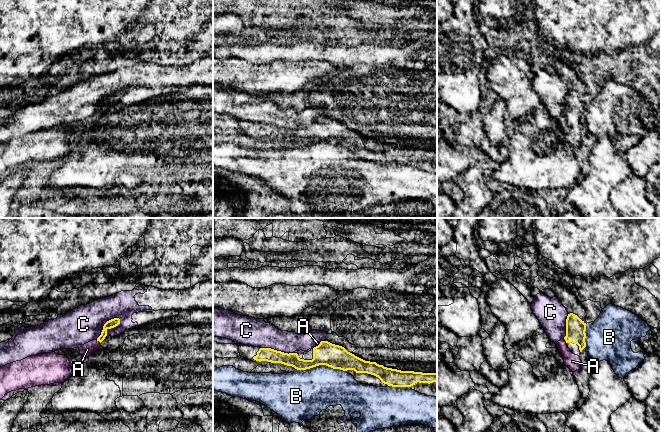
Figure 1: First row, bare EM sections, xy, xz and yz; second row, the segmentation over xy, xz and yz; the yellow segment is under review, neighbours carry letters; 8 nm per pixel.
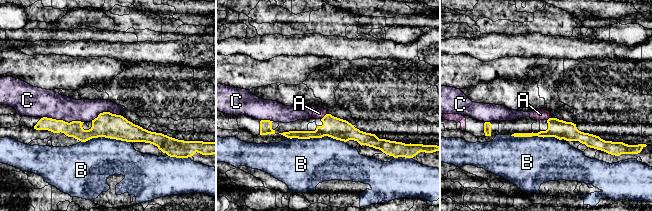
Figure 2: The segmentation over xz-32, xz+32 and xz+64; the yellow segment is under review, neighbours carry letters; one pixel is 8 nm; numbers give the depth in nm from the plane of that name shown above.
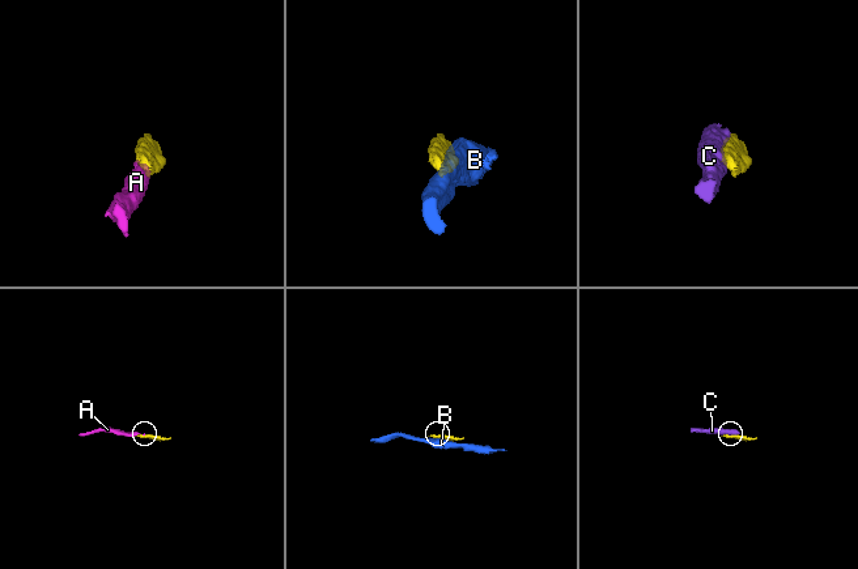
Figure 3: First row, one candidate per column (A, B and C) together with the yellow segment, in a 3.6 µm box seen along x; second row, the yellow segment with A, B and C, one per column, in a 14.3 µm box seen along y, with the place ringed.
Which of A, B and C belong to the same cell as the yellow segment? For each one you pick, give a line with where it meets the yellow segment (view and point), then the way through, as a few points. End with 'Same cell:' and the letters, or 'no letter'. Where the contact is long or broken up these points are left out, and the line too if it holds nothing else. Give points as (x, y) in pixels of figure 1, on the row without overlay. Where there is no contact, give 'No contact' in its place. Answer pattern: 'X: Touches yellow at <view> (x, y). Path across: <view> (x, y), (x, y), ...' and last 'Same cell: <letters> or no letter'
A: Touches yellow at yz (565, 116). Path across: yz (575, 104), (565, 116), (564, 126), (572, 137)
Same cell: A

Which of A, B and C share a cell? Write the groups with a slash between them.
A / B / C

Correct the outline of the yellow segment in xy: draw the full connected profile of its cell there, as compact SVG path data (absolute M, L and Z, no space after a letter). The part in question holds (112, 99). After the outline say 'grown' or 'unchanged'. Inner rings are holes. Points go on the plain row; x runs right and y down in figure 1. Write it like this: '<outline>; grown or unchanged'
M114 94L114 95L107 97L103 102L103 106L101 108L101 111L96 116L92 116L90 118L82 121L79 124L80 130L82 131L82 133L88 133L92 129L94 129L100 123L100 119L107 112L107 106L114 104L114 103L118 102L119 100L120 100L119 94Z; grown

